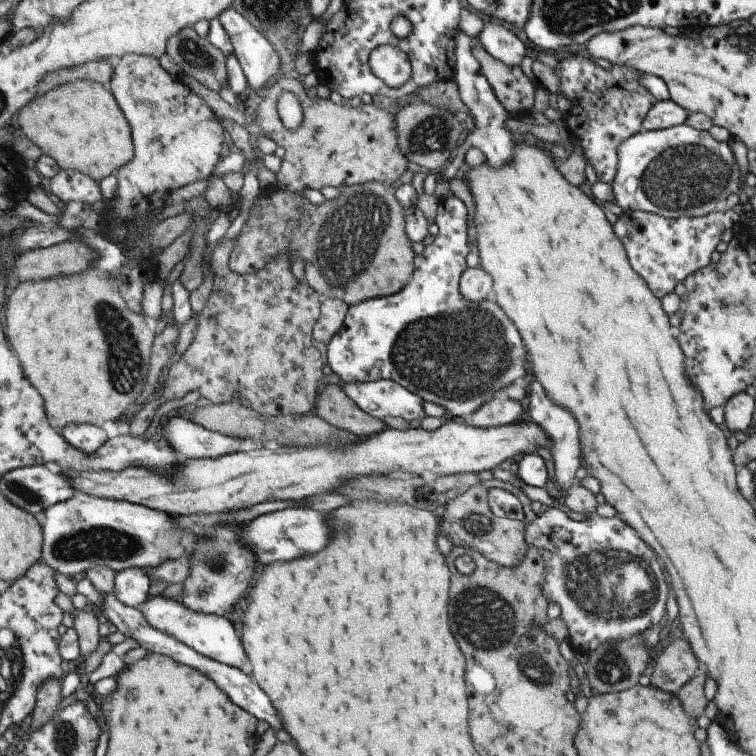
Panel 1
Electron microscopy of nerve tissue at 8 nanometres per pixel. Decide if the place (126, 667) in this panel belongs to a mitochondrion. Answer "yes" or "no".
no

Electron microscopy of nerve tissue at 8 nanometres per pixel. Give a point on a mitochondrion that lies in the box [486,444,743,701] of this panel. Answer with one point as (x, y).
(609, 583)

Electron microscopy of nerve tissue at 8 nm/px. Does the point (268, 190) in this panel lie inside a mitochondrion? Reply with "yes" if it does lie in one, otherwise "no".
no

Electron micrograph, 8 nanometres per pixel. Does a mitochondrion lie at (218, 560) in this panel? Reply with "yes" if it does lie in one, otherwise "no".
yes

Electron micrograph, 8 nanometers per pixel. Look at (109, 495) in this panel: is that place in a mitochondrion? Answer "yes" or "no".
no

